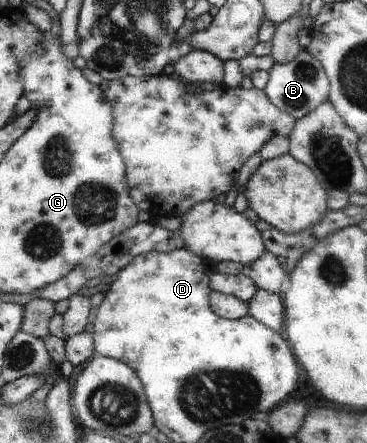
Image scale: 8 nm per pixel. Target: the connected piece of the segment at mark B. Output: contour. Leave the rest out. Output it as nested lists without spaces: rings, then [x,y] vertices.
[[[300,49],[291,60],[274,62],[267,69],[267,80],[261,90],[276,109],[297,120],[308,115],[317,105],[327,100],[329,83],[320,62],[309,52]]]

